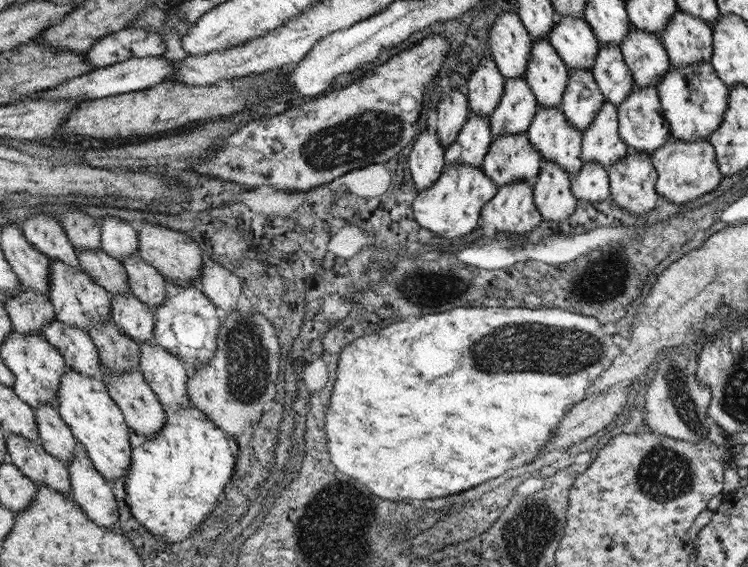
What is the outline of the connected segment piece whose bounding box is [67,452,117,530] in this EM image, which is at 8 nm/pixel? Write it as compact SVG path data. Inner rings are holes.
M83 452L71 460L69 478L71 478L71 492L75 504L83 508L87 518L95 522L95 526L103 526L115 530L115 500L111 488L103 480L101 472L93 466L91 458Z

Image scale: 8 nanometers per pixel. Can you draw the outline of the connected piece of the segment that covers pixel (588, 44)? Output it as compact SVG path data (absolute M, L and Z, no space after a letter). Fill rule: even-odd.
M559 16L555 20L555 30L549 36L549 44L557 50L567 70L591 70L599 56L599 42L595 32L579 16Z

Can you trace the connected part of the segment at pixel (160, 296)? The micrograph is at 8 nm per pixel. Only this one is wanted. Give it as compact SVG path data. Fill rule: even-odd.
M131 254L123 260L119 260L129 276L131 294L141 300L145 306L155 310L165 302L165 288L163 288L163 276L159 270L147 262L141 260L141 256Z

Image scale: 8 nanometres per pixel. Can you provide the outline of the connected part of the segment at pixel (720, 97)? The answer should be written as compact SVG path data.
M699 62L685 68L671 66L657 84L661 112L671 128L671 138L677 140L707 140L723 122L729 104L729 88L717 76L709 62Z

